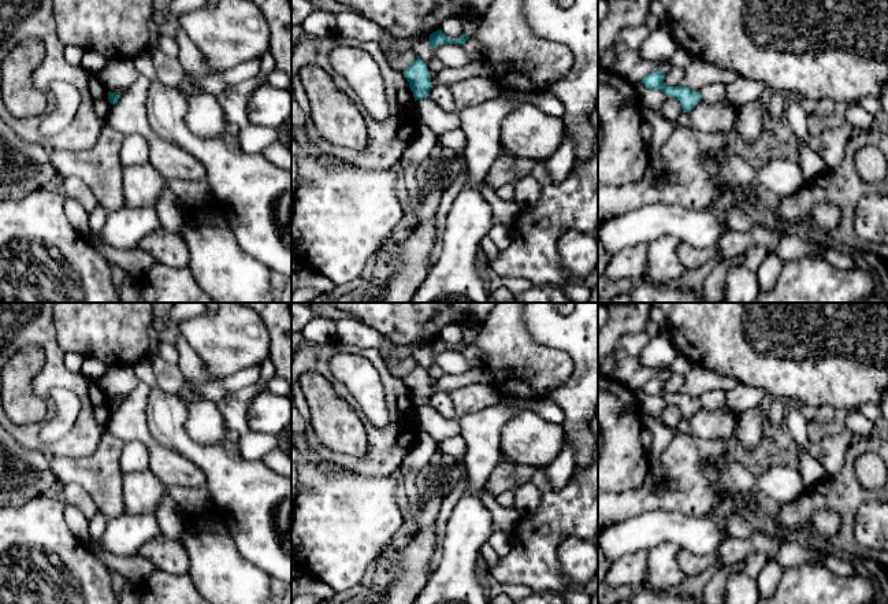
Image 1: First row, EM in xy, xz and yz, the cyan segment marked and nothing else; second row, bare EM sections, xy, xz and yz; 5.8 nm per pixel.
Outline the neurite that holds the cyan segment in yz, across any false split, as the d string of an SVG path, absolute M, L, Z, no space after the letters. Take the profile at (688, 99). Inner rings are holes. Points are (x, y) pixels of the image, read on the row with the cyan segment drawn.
M655 70L650 74L647 74L642 84L654 90L661 90L665 93L666 97L677 99L681 104L683 112L690 112L701 100L701 92L694 92L685 86L677 85L677 86L666 86L664 79L665 75L662 71Z

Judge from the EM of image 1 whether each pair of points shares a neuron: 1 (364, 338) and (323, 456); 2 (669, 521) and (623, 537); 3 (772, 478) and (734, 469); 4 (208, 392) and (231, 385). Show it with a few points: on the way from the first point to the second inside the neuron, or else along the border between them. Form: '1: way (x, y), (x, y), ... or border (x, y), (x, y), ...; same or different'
1: border (338, 340), (357, 347), (375, 348), (387, 366); different
2: way (658, 526), (634, 534); same
3: way (762, 480), (743, 478); same
4: way (214, 391), (226, 386); same

